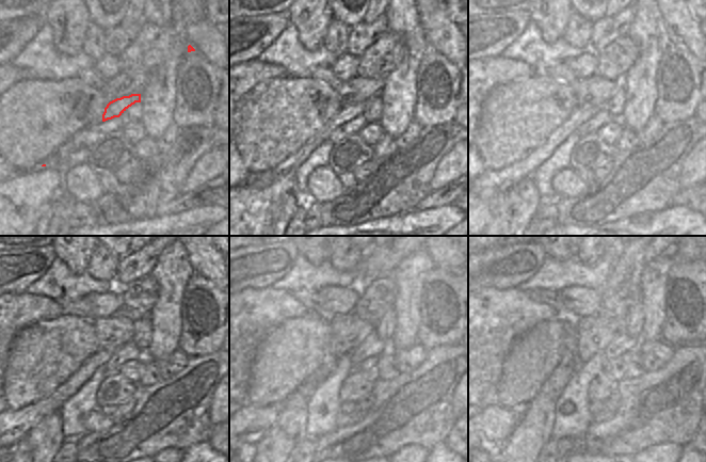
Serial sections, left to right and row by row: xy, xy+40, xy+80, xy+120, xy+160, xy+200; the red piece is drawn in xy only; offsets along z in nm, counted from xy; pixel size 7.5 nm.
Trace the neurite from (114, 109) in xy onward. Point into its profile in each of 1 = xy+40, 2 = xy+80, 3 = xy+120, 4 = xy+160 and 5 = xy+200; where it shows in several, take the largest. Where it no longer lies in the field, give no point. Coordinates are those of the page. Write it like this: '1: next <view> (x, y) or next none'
1: next xy+40 (346, 113)
2: next xy+80 (490, 184)
3: next xy+120 (12, 426)
4: next xy+160 (251, 424)
5: next xy+200 (490, 428)

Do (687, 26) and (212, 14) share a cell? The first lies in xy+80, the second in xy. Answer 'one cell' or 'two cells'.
two cells

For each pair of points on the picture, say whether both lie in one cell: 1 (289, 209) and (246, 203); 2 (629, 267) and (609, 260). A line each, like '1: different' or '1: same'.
1: different
2: different

